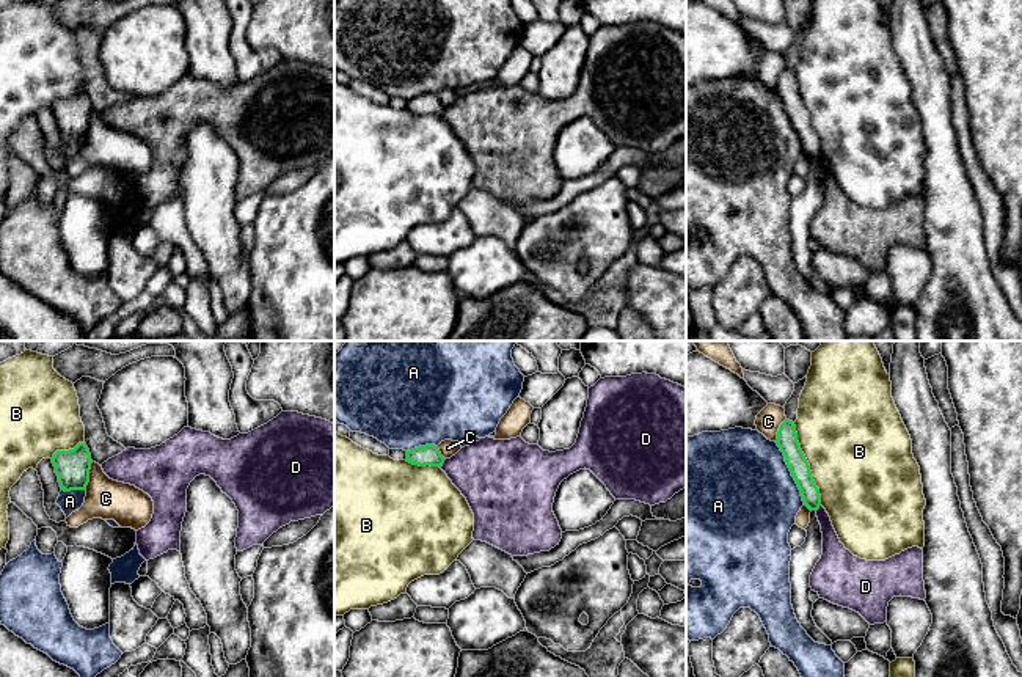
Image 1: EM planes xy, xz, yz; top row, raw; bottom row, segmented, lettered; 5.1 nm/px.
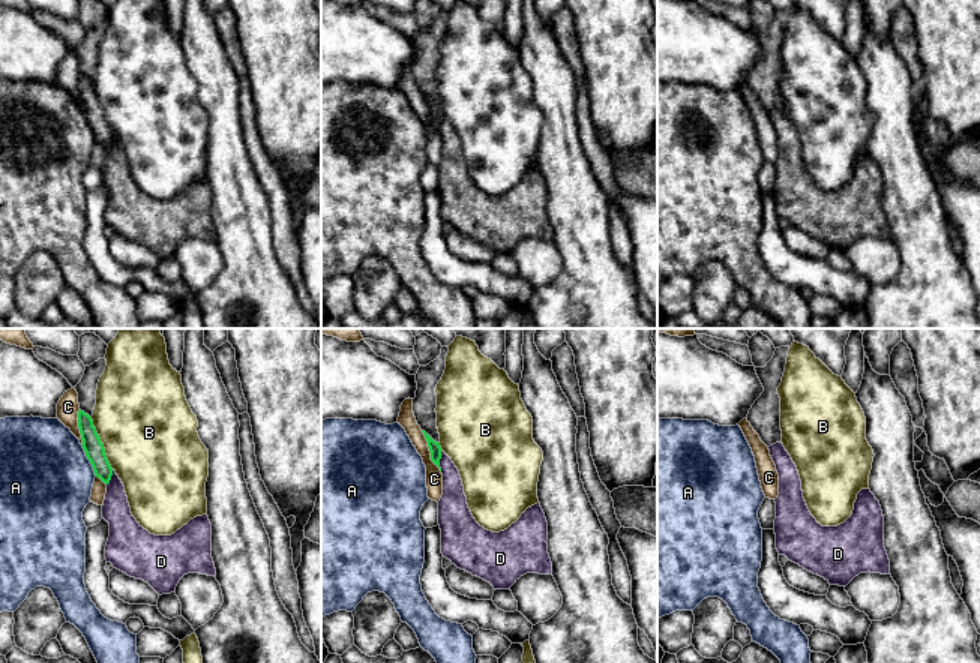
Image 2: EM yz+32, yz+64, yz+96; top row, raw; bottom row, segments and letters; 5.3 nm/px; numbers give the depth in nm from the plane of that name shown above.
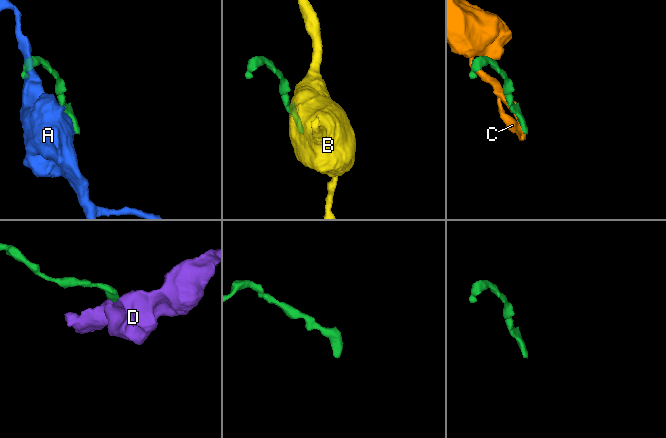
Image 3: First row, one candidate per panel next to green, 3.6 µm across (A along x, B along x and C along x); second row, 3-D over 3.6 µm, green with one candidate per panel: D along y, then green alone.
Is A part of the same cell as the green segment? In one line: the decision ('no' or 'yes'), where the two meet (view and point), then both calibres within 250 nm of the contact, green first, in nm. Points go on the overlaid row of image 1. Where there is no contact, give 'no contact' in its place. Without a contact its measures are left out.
no | yz (792, 473) | 110/500 nm

